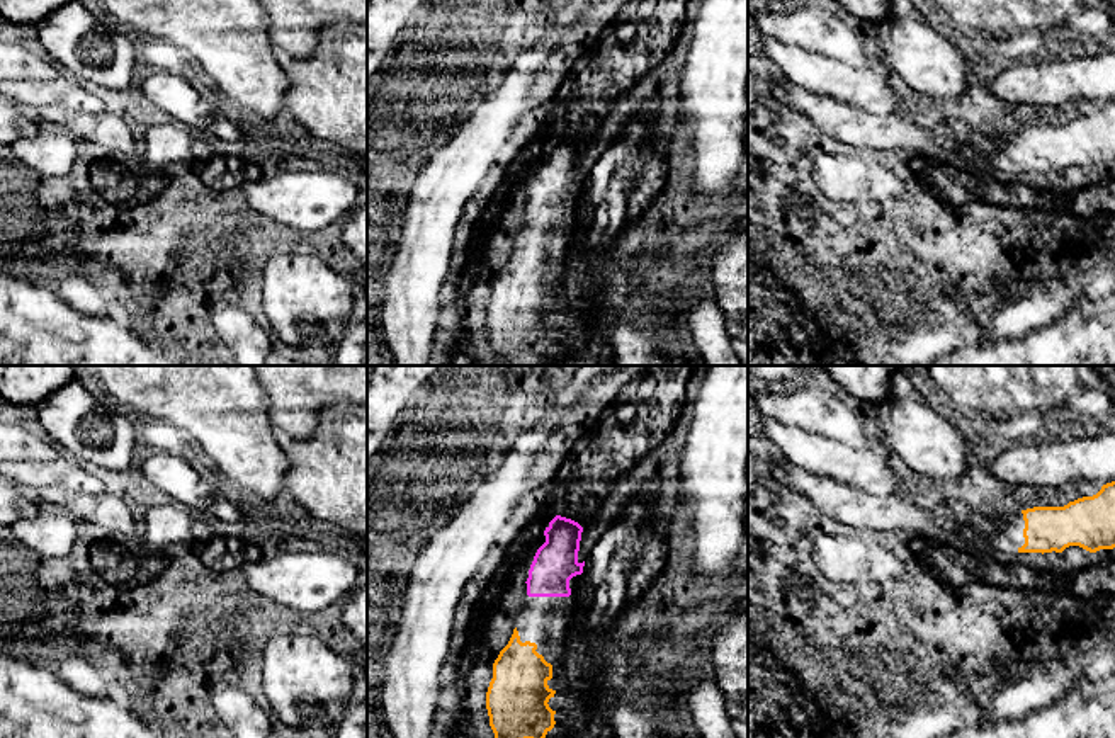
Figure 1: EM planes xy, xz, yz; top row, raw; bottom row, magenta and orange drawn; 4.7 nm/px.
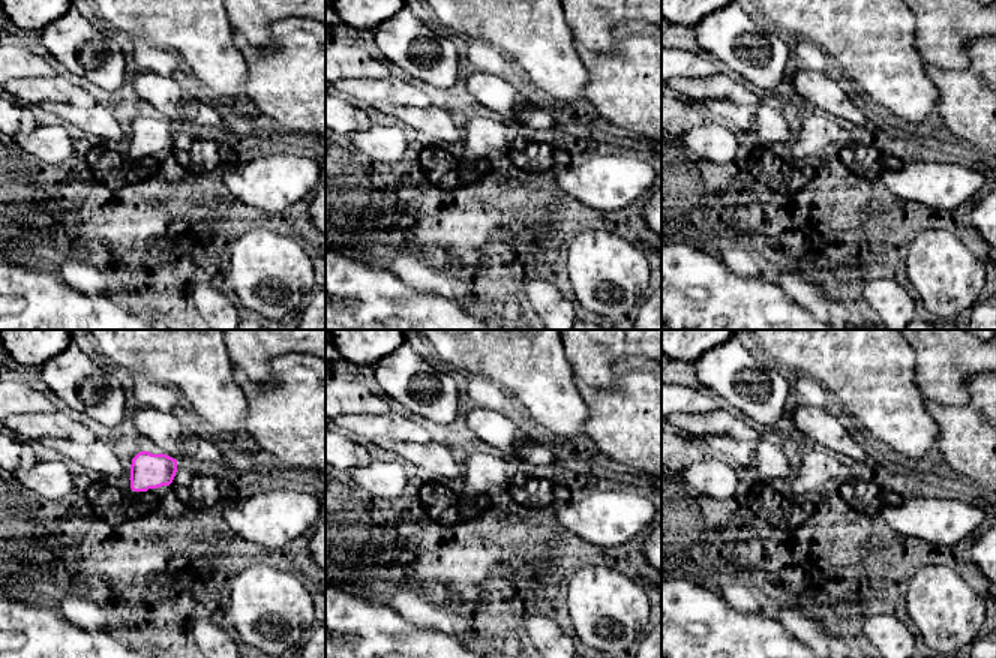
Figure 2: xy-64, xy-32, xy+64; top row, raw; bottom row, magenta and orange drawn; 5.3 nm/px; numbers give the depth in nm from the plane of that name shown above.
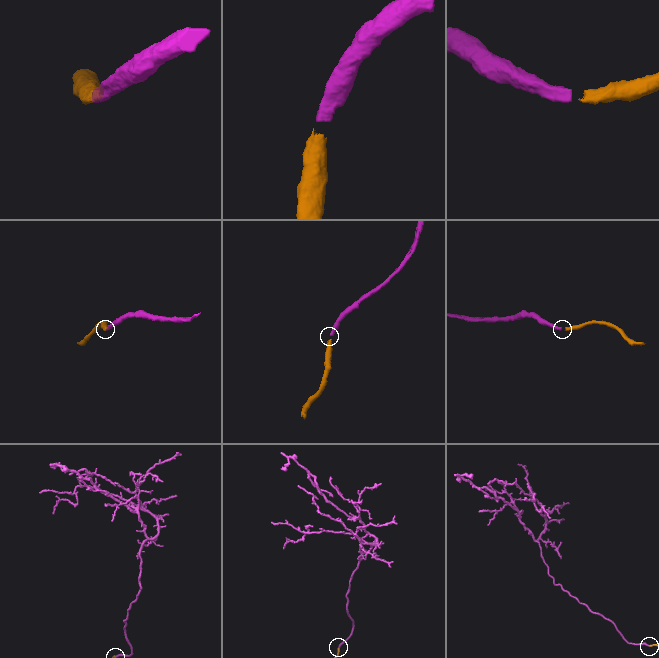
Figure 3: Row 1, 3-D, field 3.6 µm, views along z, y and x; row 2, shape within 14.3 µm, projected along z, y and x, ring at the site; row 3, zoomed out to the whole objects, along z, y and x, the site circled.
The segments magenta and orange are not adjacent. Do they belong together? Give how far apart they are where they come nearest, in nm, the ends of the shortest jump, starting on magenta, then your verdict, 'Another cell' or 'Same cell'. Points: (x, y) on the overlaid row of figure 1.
Distance 160 nm. Across: xz (529, 596), (515, 628). Same cell

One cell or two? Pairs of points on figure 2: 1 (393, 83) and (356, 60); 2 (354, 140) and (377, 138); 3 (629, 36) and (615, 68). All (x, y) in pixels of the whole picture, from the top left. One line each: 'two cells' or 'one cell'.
1: two cells
2: one cell
3: one cell

